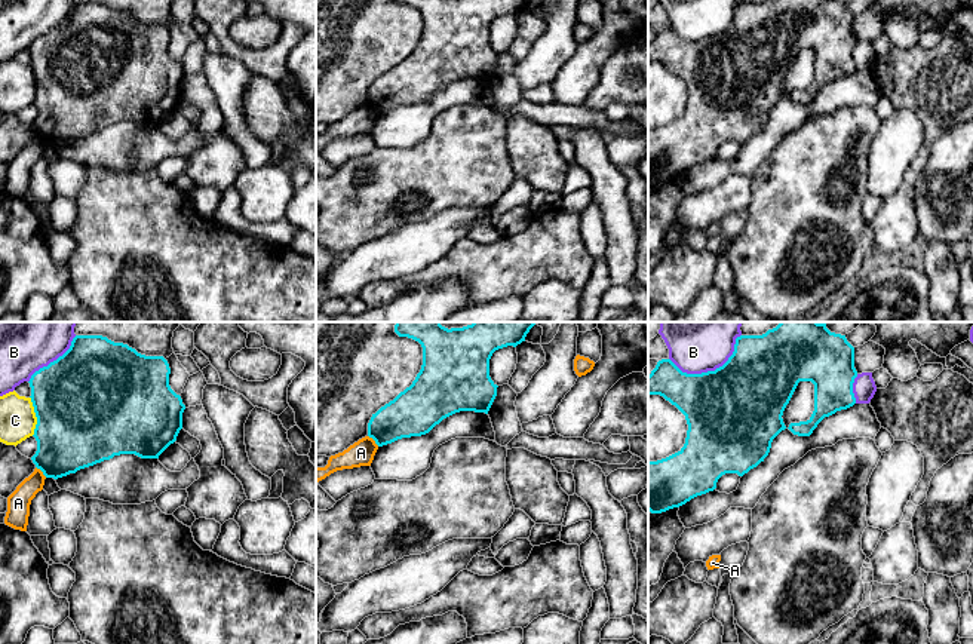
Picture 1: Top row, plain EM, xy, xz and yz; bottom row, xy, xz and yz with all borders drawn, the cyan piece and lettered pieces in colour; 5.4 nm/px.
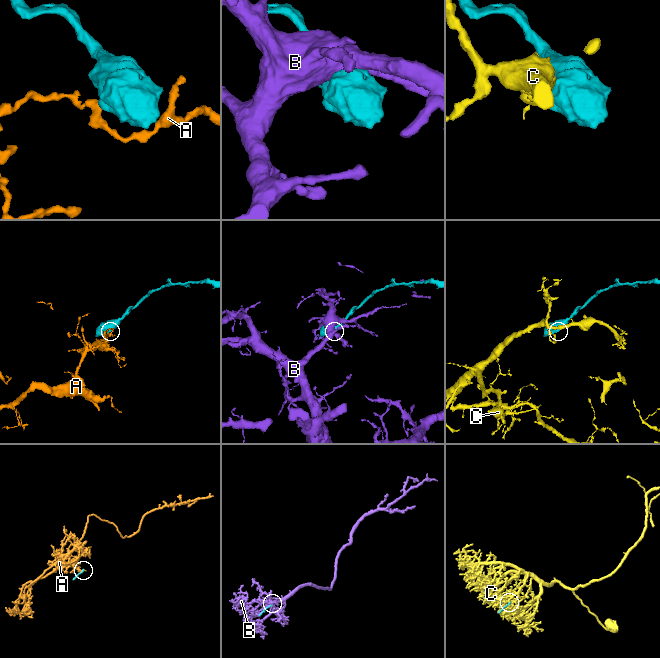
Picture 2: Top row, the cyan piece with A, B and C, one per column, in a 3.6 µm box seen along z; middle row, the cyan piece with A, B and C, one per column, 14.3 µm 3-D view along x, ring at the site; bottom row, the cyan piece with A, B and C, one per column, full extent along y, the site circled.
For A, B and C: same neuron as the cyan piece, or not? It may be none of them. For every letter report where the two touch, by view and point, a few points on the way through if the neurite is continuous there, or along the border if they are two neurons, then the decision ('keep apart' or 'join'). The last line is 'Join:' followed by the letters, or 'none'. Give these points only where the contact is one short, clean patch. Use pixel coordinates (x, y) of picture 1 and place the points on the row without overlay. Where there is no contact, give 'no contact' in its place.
A: xy (42, 138) | along xy (36, 134), (46, 144) | keep apart
B: yz (711, 39) | keep apart
C: xy (36, 83) | keep apart
Join: none

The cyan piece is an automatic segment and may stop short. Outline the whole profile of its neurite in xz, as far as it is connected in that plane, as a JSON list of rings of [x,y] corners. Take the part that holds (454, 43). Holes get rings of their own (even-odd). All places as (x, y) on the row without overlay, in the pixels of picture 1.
[[[396,0],[418,9],[423,15],[423,33],[409,55],[372,82],[368,104],[378,114],[402,105],[429,101],[443,86],[460,80],[475,79],[488,82],[497,52],[489,45],[489,27],[498,16],[516,15],[528,0]]]

